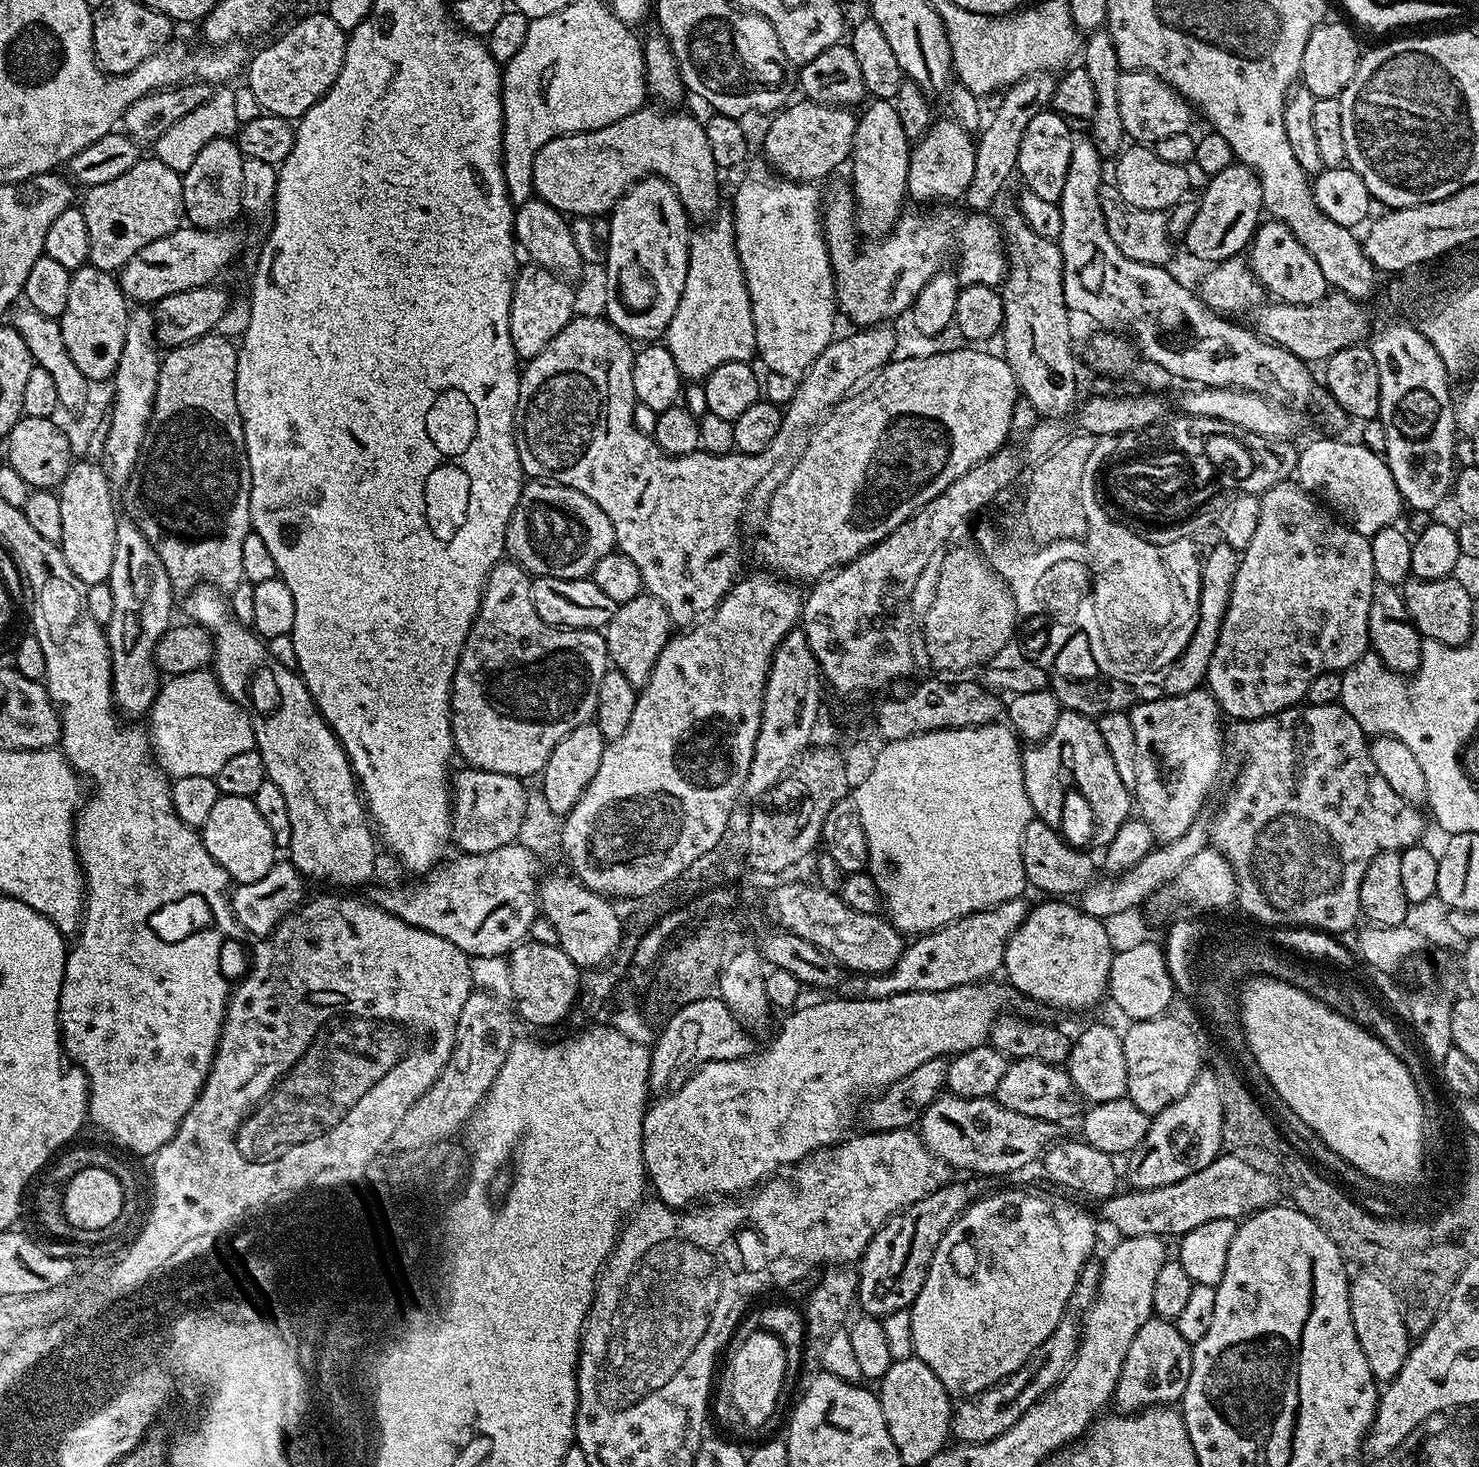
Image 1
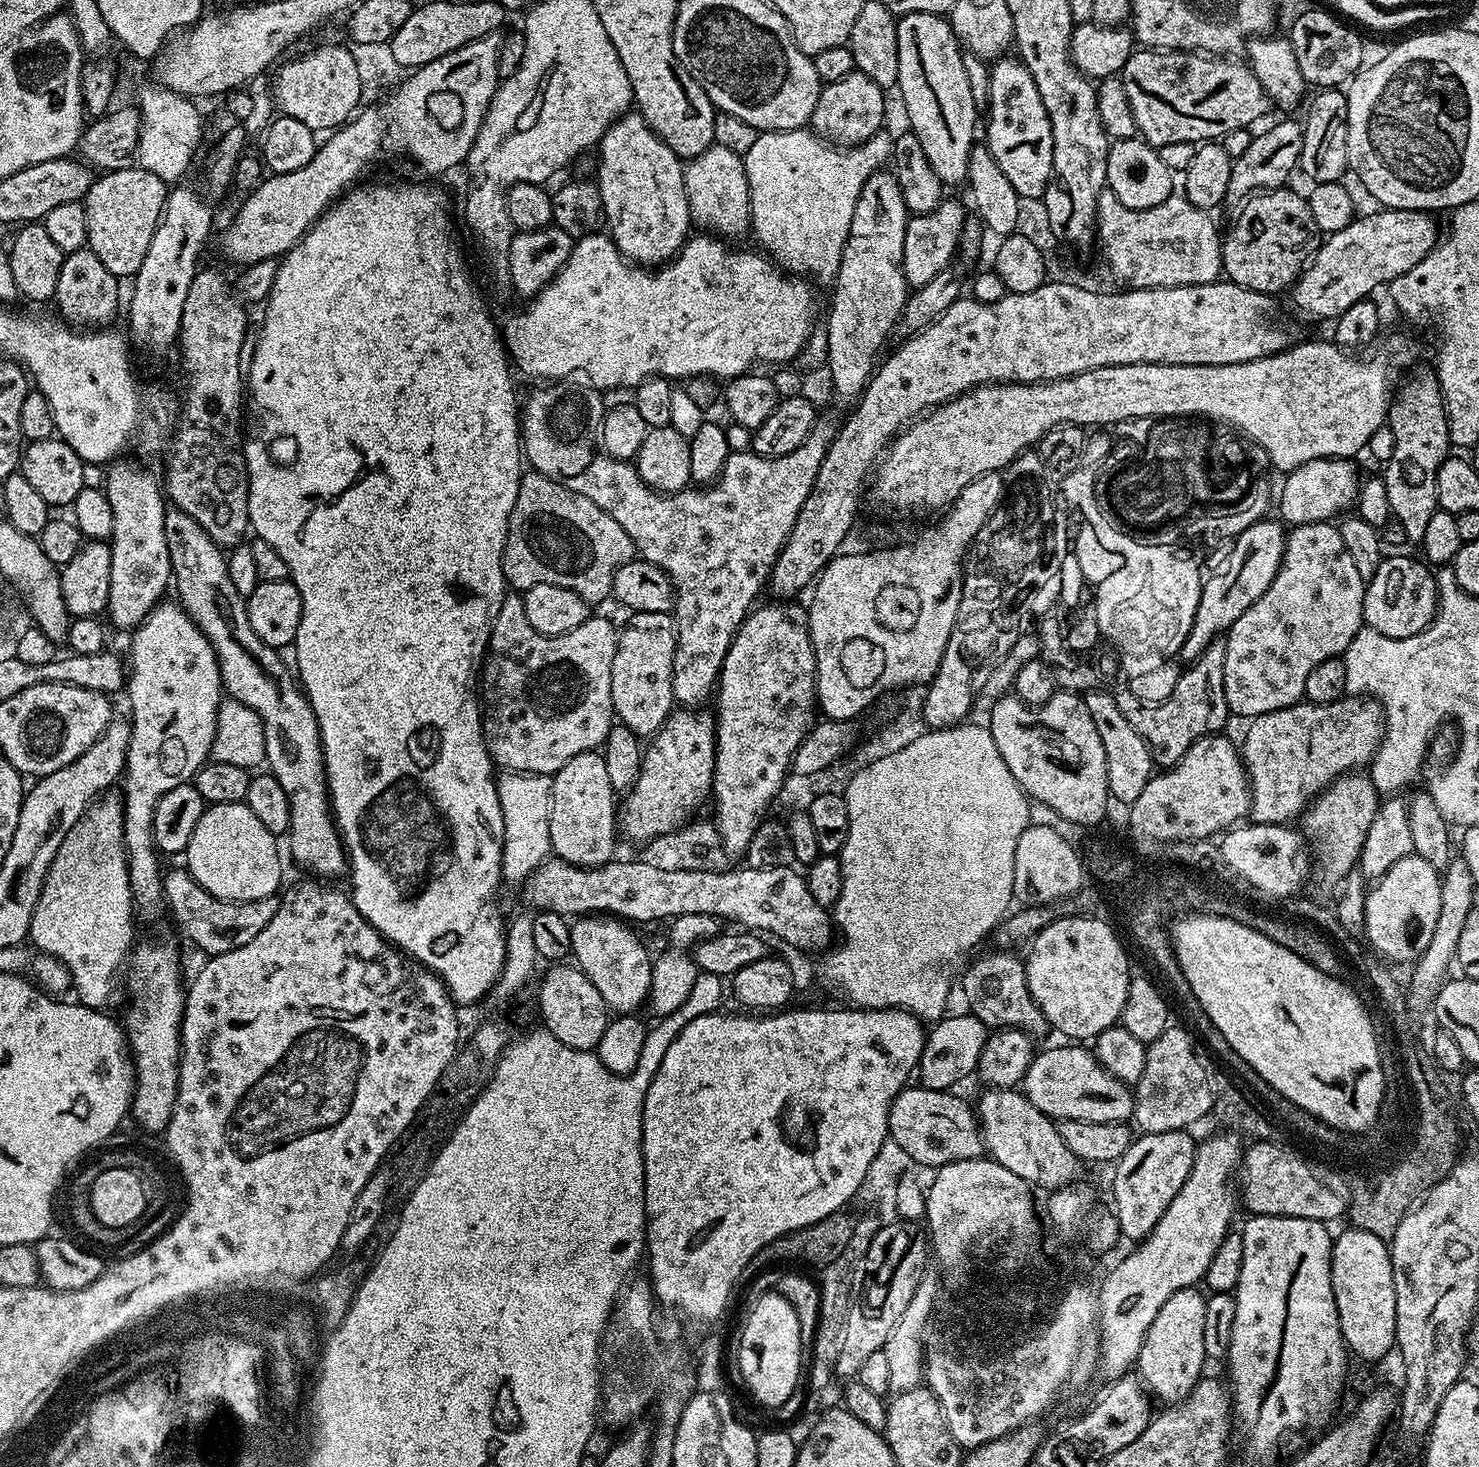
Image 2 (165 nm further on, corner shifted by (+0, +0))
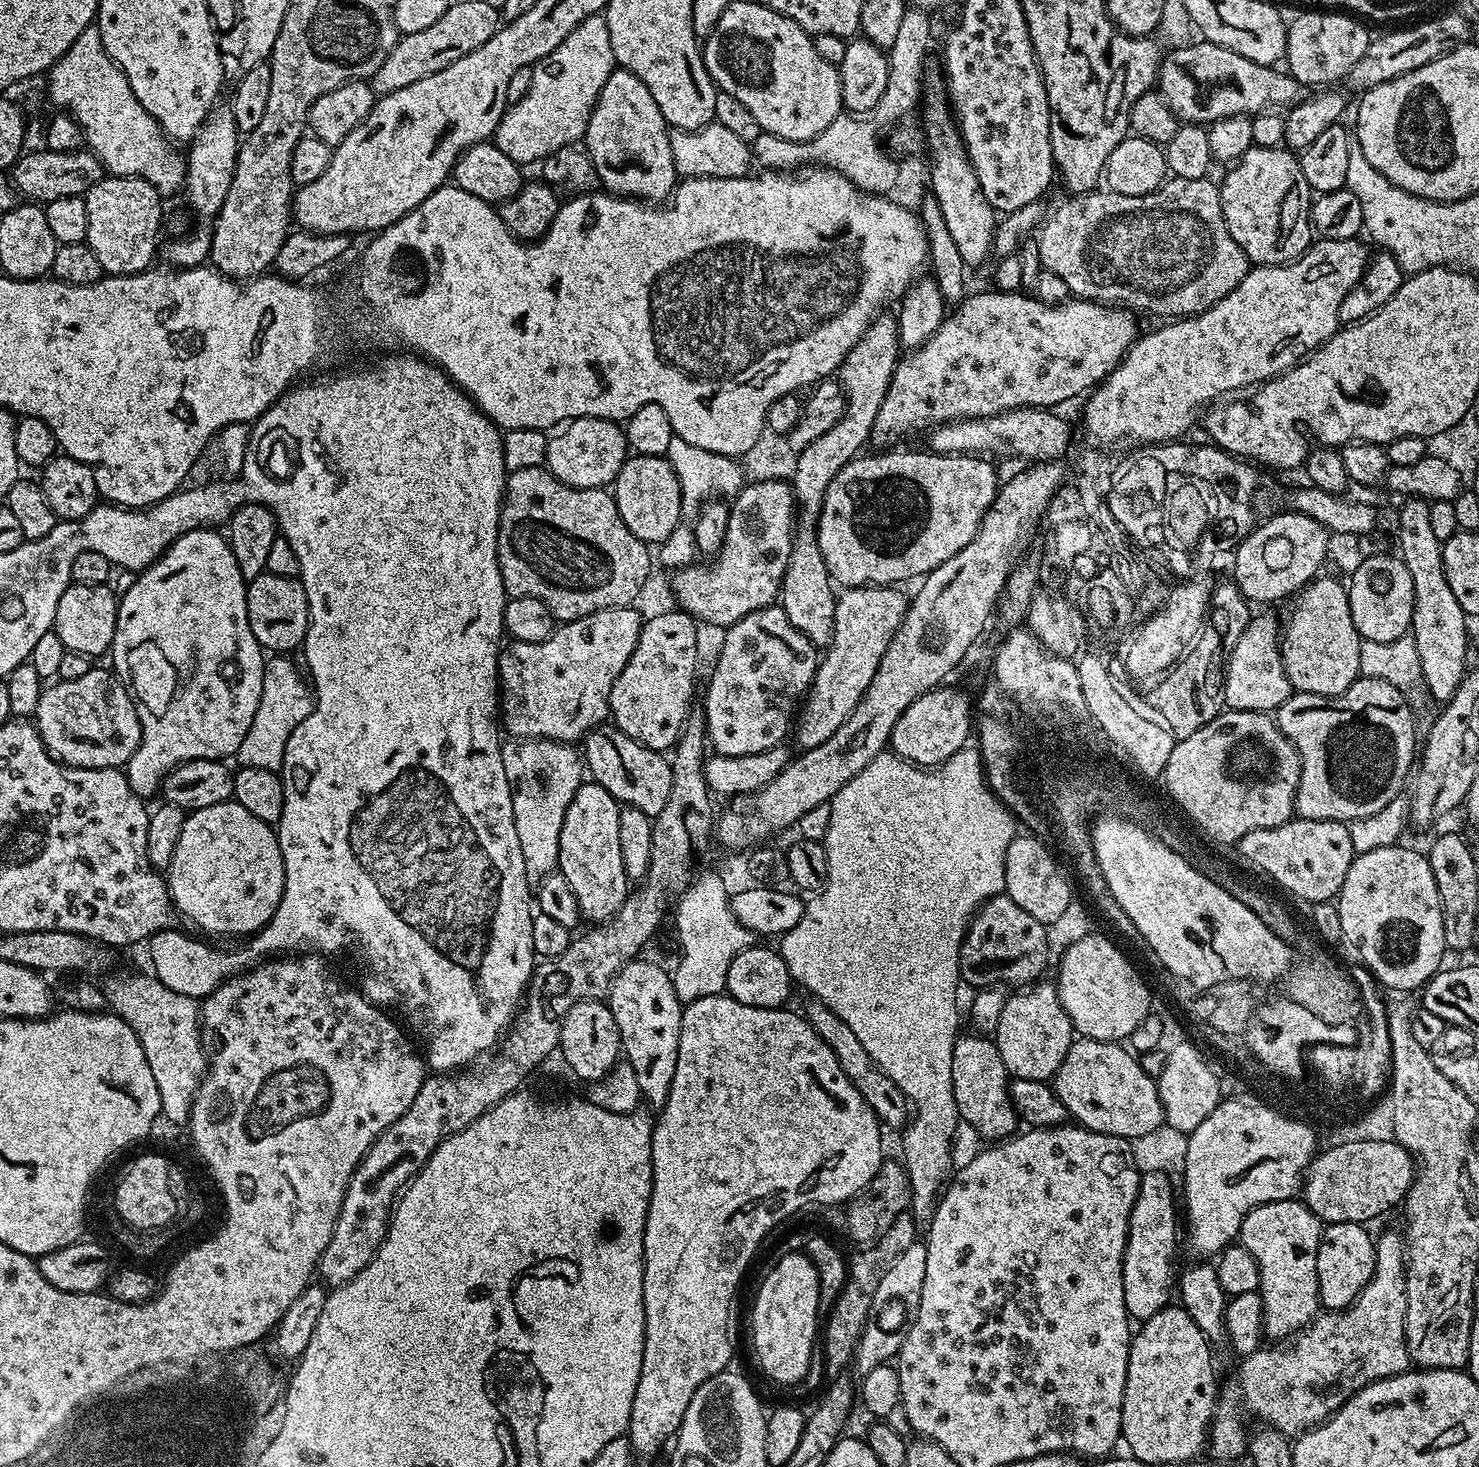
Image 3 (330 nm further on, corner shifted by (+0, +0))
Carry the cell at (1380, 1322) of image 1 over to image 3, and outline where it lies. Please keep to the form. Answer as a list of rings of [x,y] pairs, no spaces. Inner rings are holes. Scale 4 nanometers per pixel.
[[[1338,1222],[1337,1224],[1329,1224],[1320,1233],[1320,1245],[1318,1246],[1318,1294],[1320,1295],[1320,1303],[1325,1309],[1342,1312],[1351,1308],[1352,1304],[1358,1298],[1358,1294],[1362,1294],[1362,1290],[1370,1282],[1370,1278],[1374,1274],[1374,1262],[1376,1261],[1376,1245],[1374,1243],[1373,1233],[1368,1233],[1369,1229],[1362,1224],[1354,1222]]]

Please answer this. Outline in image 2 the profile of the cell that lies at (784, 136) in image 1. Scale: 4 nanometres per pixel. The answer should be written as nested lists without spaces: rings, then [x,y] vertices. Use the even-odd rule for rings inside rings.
[[[855,70],[846,74],[846,78],[825,83],[814,106],[810,121],[811,131],[830,144],[859,146],[885,127],[884,96],[885,89],[880,88],[874,78],[866,78],[866,74]]]

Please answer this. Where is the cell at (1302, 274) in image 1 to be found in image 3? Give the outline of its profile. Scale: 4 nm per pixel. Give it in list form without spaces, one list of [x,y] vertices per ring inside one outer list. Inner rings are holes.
[[[1254,146],[1250,150],[1246,150],[1246,154],[1242,154],[1242,158],[1231,165],[1225,172],[1228,173],[1225,174],[1224,181],[1219,181],[1218,187],[1220,189],[1220,201],[1222,202],[1222,214],[1226,218],[1226,230],[1230,230],[1230,238],[1234,238],[1234,242],[1238,242],[1238,246],[1246,254],[1249,265],[1291,264],[1307,248],[1312,247],[1314,243],[1314,233],[1312,230],[1312,201],[1314,193],[1312,187],[1306,182],[1306,174],[1302,174],[1300,158],[1295,151],[1289,150],[1284,146],[1279,148],[1257,148]]]

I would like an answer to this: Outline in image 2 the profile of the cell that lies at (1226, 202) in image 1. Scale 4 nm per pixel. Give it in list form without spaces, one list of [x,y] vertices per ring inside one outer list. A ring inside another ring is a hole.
[[[1299,119],[1280,120],[1273,128],[1253,135],[1249,148],[1241,156],[1235,157],[1230,172],[1228,200],[1243,202],[1253,194],[1259,194],[1273,188],[1283,188],[1289,183],[1292,171],[1297,171],[1302,154],[1302,138],[1304,126]]]

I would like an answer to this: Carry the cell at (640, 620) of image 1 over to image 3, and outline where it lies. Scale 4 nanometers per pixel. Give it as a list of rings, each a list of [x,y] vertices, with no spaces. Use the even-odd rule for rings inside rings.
[[[675,611],[660,612],[657,616],[650,617],[649,620],[647,617],[641,623],[638,642],[634,646],[634,654],[630,654],[626,666],[618,674],[608,699],[611,723],[642,746],[661,754],[675,749],[684,720],[693,707],[692,690],[696,686],[696,647],[700,644],[699,638],[696,637],[698,624],[687,612]]]

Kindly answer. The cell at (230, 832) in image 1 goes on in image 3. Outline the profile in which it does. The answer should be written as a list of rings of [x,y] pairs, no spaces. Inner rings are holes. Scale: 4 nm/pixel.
[[[233,799],[214,806],[189,811],[184,817],[182,834],[178,834],[178,846],[174,846],[174,858],[170,858],[170,866],[166,869],[166,883],[168,894],[172,897],[172,905],[175,906],[177,913],[183,919],[185,916],[194,927],[201,928],[202,931],[209,932],[212,936],[251,937],[272,921],[272,915],[278,910],[278,902],[284,893],[284,859],[280,849],[279,835],[274,831],[273,825],[254,818],[254,814],[250,814],[250,810],[246,810]]]

